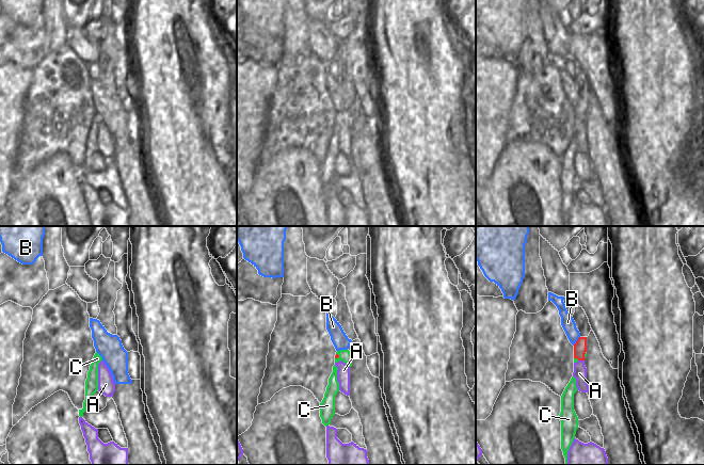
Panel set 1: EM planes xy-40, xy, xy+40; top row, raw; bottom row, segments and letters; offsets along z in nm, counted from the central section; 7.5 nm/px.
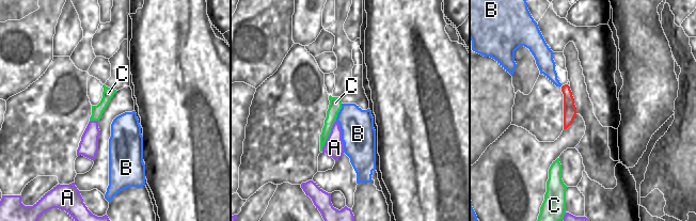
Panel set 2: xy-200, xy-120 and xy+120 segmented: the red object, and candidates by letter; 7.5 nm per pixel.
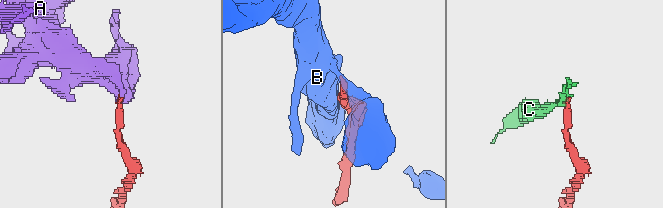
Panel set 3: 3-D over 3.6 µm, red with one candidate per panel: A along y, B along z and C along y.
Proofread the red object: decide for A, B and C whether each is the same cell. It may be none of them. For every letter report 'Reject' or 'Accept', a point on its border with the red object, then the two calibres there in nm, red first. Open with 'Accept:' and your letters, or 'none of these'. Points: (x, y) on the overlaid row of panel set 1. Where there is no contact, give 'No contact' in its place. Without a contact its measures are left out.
Accept: none of these
A: Reject. Touches red at xy+40 (581, 359). Thickness 100 nm (red) against 100 nm
B: Reject. Touches red at xy+40 (577, 340). Thickness 100 nm (red) against 100 nm
C: Reject. Touches red at xy (338, 356). Thickness 30 nm (red) against 90 nm

